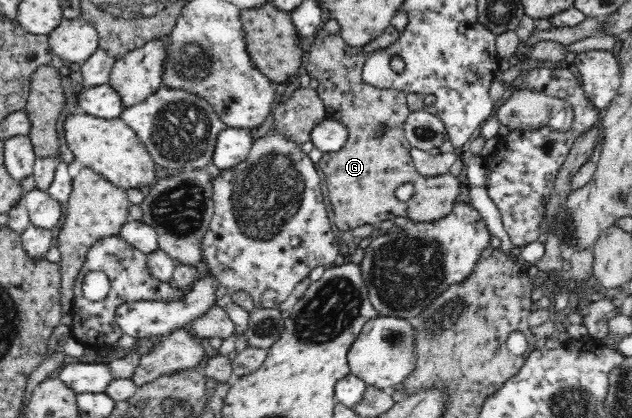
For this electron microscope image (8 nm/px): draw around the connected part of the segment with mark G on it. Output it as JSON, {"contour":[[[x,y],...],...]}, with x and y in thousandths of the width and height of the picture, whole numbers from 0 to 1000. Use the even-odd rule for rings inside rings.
{"contour":[[[522,43],[495,86],[498,98],[489,117],[483,167],[492,187],[505,191],[497,215],[514,254],[516,285],[544,299],[549,321],[535,364],[514,366],[502,388],[517,450],[527,533],[540,555],[578,533],[597,538],[601,529],[620,526],[628,517],[646,519],[653,531],[688,529],[714,505],[729,462],[723,426],[710,411],[693,423],[669,426],[653,402],[646,337],[631,318],[649,270],[644,222],[595,213],[573,199],[573,165],[584,129],[612,117],[628,100],[634,79],[619,57],[589,103],[552,112],[540,96],[535,50]],[[644,438],[650,438],[653,464],[642,481],[631,478],[625,457]]]}

